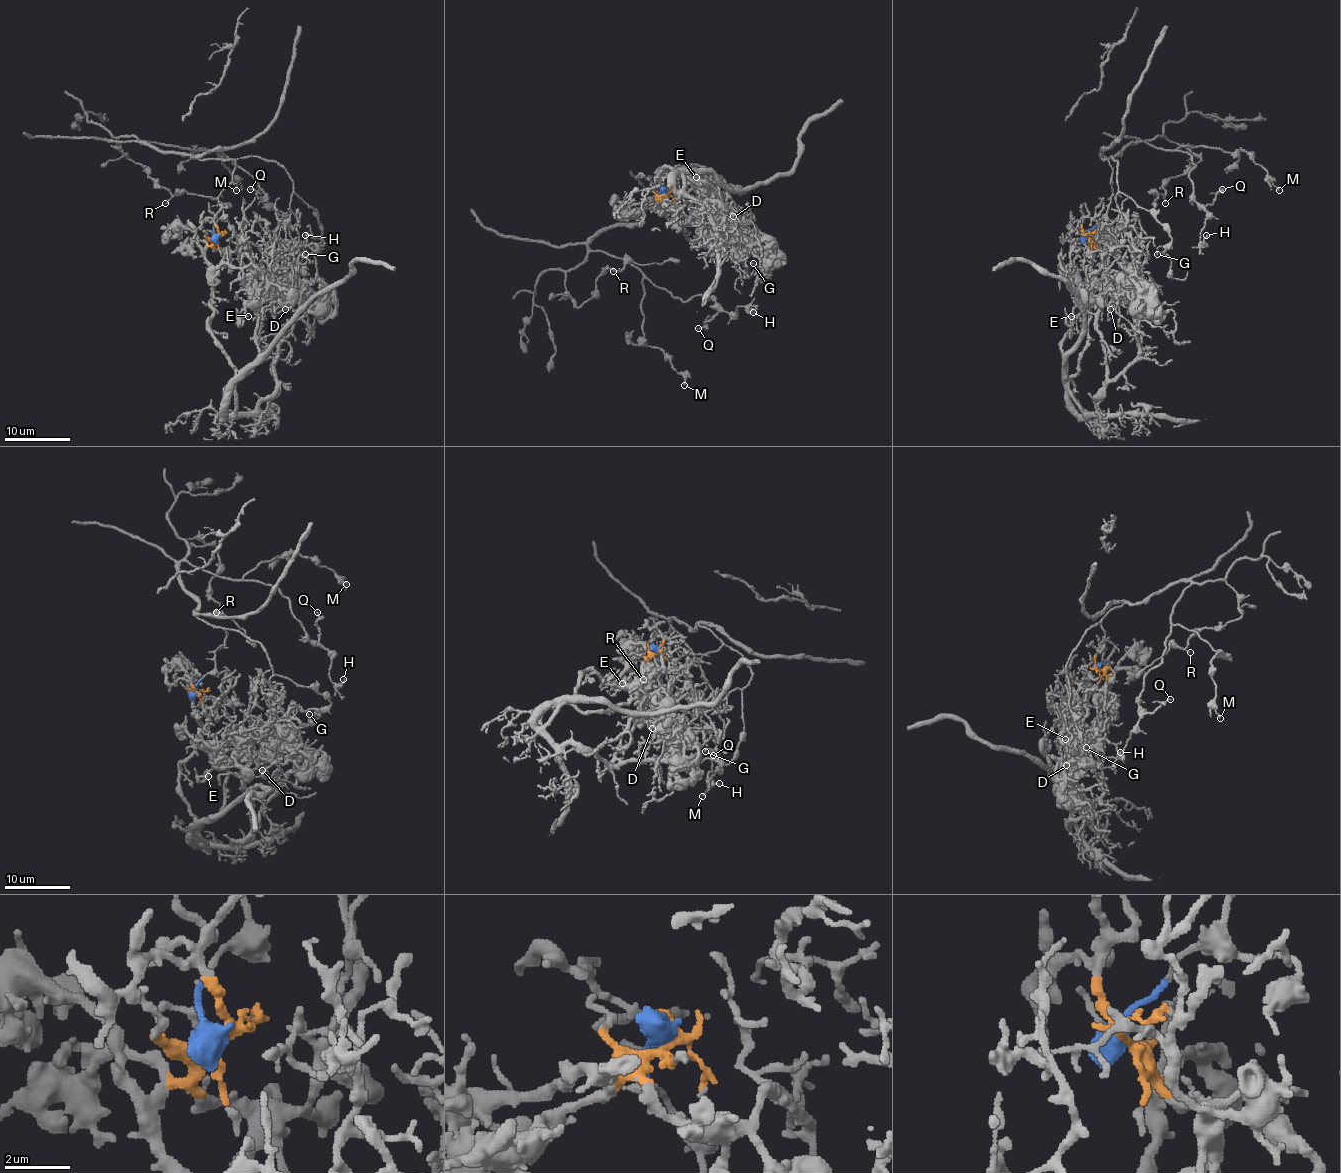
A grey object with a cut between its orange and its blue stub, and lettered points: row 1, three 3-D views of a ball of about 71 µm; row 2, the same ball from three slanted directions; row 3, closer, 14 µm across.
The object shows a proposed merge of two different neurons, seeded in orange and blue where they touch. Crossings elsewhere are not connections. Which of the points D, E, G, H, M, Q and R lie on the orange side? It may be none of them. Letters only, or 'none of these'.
D, E

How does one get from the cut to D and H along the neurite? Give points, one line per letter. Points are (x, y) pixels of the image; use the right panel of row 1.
D: (1086, 236), (1099, 297), (1062, 344), (1065, 373), (1078, 370), (1094, 287), (1111, 310)
H: (1085, 236), (1111, 201), (1103, 157), (1142, 140), (1190, 157), (1194, 199), (1207, 214), (1200, 241), (1207, 235)

